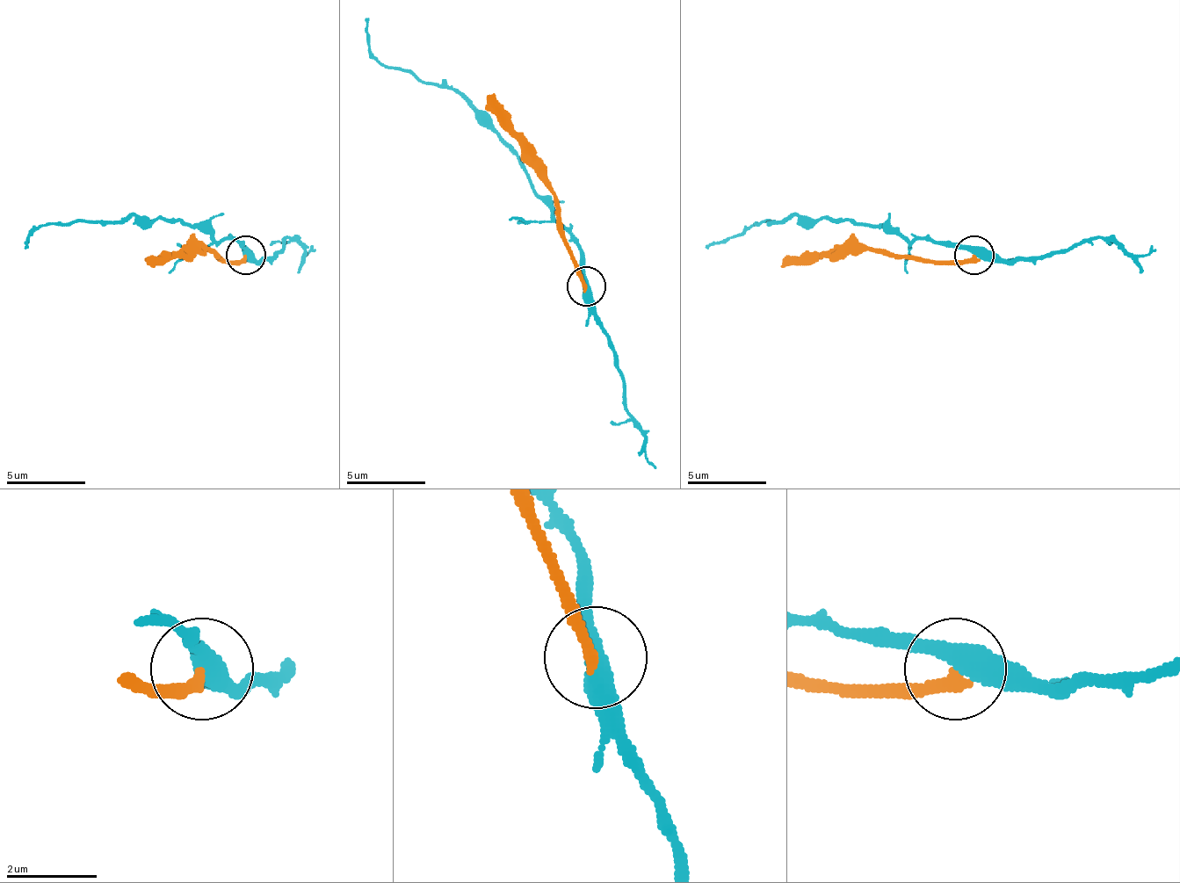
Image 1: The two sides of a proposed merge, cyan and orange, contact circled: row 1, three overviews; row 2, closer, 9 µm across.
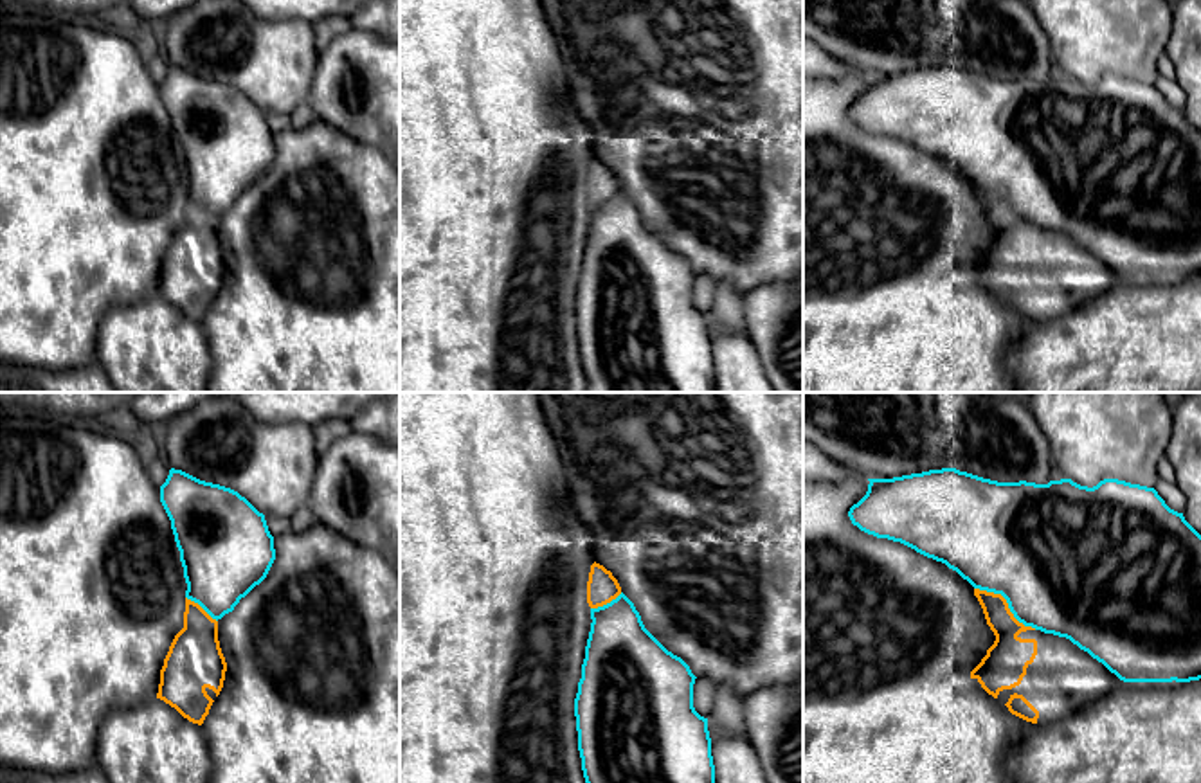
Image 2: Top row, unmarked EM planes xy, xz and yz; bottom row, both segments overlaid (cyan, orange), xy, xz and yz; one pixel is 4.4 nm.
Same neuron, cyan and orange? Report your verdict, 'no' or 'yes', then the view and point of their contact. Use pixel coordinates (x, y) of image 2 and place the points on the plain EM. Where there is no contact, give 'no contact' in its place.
no | yz (1007, 198)

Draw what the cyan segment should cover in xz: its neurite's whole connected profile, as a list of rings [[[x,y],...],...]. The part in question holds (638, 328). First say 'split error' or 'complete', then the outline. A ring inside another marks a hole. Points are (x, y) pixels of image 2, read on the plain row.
complete | [[[623,189],[591,205],[591,216],[574,295],[585,392],[717,392],[708,315],[693,304],[690,263],[645,225]]]

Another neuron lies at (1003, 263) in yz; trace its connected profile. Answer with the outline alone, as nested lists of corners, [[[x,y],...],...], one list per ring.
[[[974,185],[974,193],[996,238],[971,275],[1012,311],[1032,320],[1055,319],[1124,279],[1070,236],[1019,220],[1001,191]]]

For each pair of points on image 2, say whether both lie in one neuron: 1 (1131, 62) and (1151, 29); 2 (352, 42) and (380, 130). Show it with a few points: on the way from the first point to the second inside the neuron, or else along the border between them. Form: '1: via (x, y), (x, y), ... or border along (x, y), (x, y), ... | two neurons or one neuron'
1: via (1131, 54), (1131, 49), (1144, 36) | one neuron
2: via (357, 63), (364, 81), (380, 98), (380, 108) | one neuron

